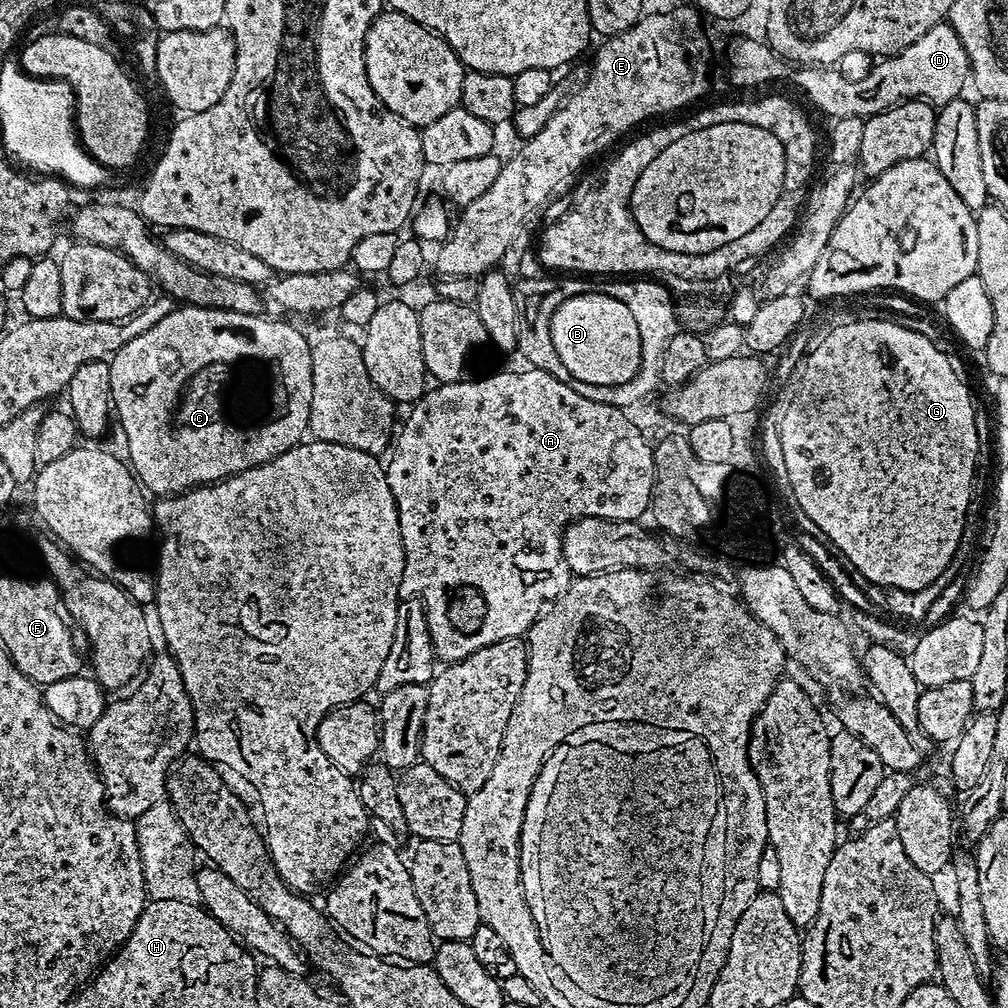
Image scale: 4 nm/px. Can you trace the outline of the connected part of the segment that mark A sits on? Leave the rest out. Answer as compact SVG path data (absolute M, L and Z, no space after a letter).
M531 366L525 369L525 372L496 372L493 376L481 374L471 380L437 383L429 387L424 397L407 409L408 417L404 425L402 420L394 436L394 447L390 452L392 461L386 464L388 485L390 494L394 494L404 547L404 573L400 590L423 602L424 613L428 615L432 648L445 665L470 658L470 654L486 646L523 637L532 628L532 623L571 588L574 577L563 549L564 530L568 525L582 518L639 521L640 515L649 511L652 502L656 486L654 448L625 417L622 408L612 402L603 404L598 398L583 397L572 389L571 383L558 382L557 378L542 370Z

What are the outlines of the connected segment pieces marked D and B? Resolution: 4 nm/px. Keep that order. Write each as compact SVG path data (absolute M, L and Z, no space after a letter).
M947 22L934 25L918 42L901 52L877 59L865 76L851 80L832 66L805 64L793 67L792 80L808 95L808 100L828 118L841 120L850 116L865 118L877 115L907 100L925 100L933 106L943 106L957 99L970 80L968 55L958 34Z
M603 290L585 292L562 302L552 314L550 338L572 380L590 383L597 389L613 389L631 385L639 374L642 342L638 323L622 302L607 296Z

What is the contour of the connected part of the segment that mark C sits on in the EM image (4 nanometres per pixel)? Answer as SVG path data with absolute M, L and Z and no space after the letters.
M184 306L179 311L174 310L166 314L166 318L162 318L162 322L158 322L157 327L150 326L146 334L138 334L134 342L126 342L122 350L118 350L110 357L112 394L120 394L120 396L140 396L142 394L144 400L148 394L148 408L144 408L144 432L140 434L140 438L144 438L142 460L135 460L131 467L135 469L137 480L153 497L156 495L156 498L167 498L201 484L216 484L219 480L226 480L229 476L236 476L240 472L278 458L283 452L290 450L305 439L312 401L312 344L294 325L287 324L284 320L268 319L267 315L247 316L217 308Z

